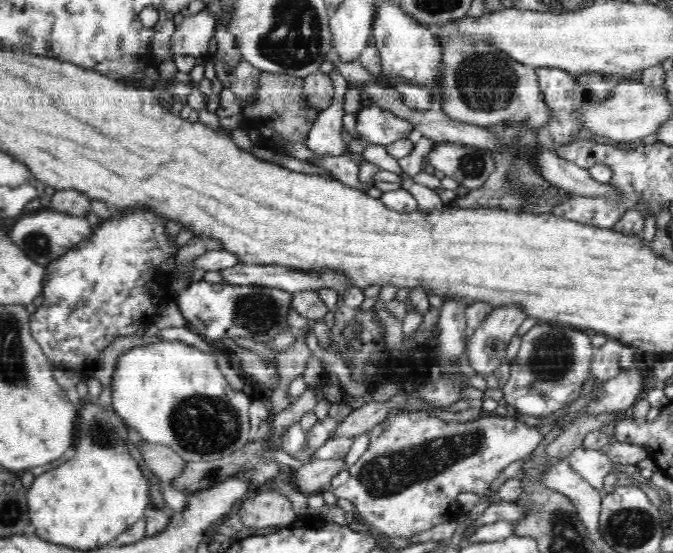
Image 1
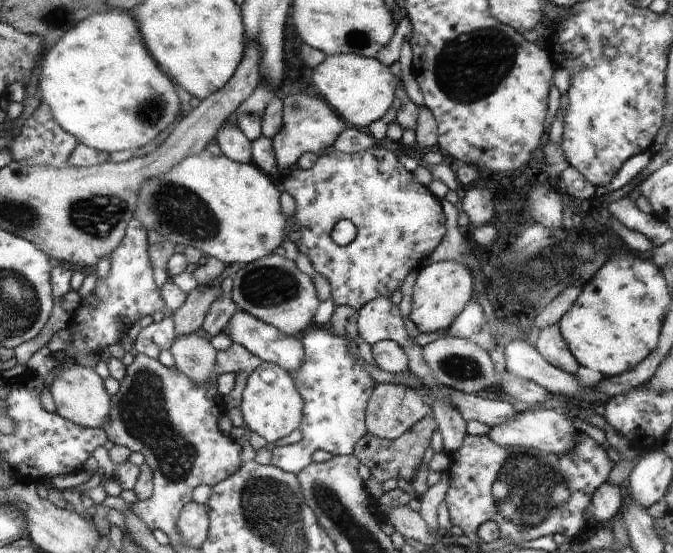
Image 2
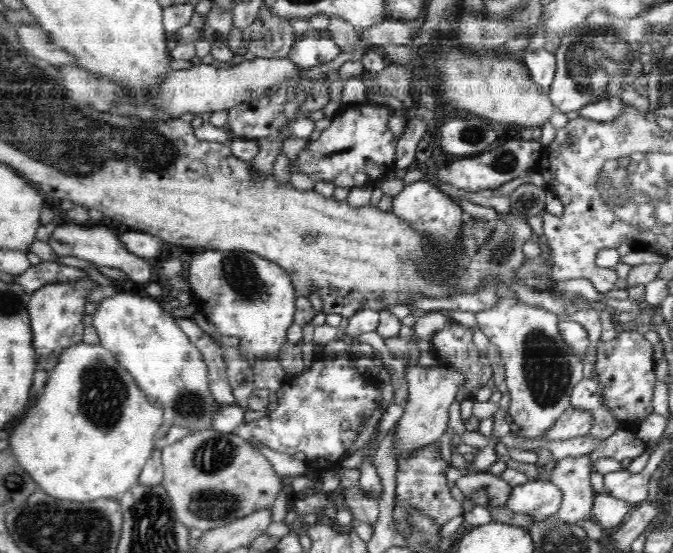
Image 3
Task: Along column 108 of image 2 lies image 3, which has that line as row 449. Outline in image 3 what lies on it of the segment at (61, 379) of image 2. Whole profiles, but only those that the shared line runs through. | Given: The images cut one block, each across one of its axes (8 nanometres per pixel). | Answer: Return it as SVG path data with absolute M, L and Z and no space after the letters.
M407 361L405 379L408 381L408 402L400 422L398 423L398 444L396 452L412 452L420 450L427 444L435 443L448 428L447 411L450 404L456 400L460 388L464 387L462 371L455 368L446 368L440 365L438 368L426 368L418 365L418 361Z

